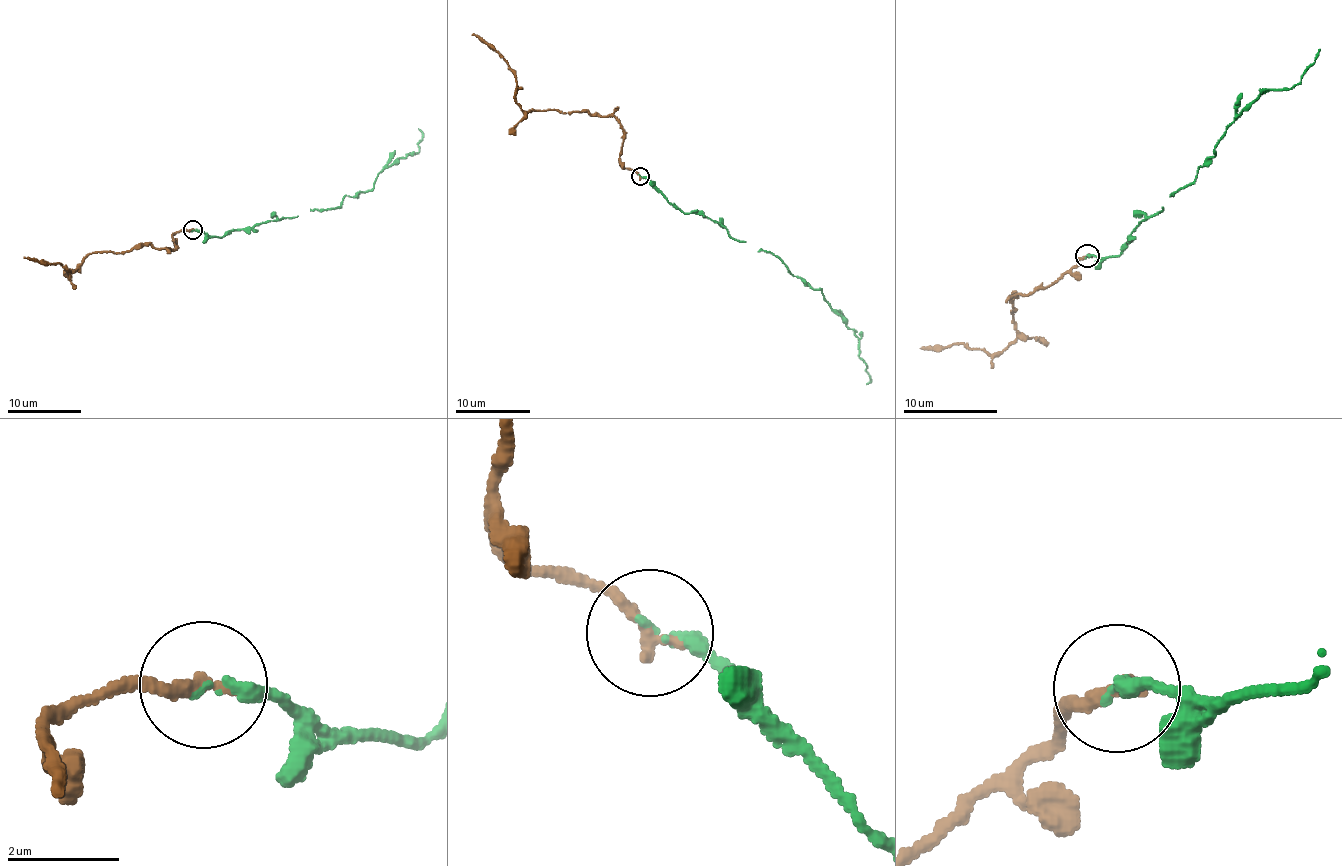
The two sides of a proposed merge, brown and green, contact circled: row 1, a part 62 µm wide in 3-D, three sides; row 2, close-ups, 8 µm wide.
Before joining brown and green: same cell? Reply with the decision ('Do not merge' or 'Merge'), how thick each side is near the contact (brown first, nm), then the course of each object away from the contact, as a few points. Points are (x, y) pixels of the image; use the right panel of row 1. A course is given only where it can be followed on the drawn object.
Merge. Thickness 280 nm (brown) against 160 nm. Course of brown: (1088, 256), (1018, 294), (1012, 315), (1017, 336), (1001, 352), (961, 344), (923, 347). Course of green: (1088, 256), (1117, 255), (1139, 223), (1190, 185), (1263, 92), (1291, 89), (1319, 48)

